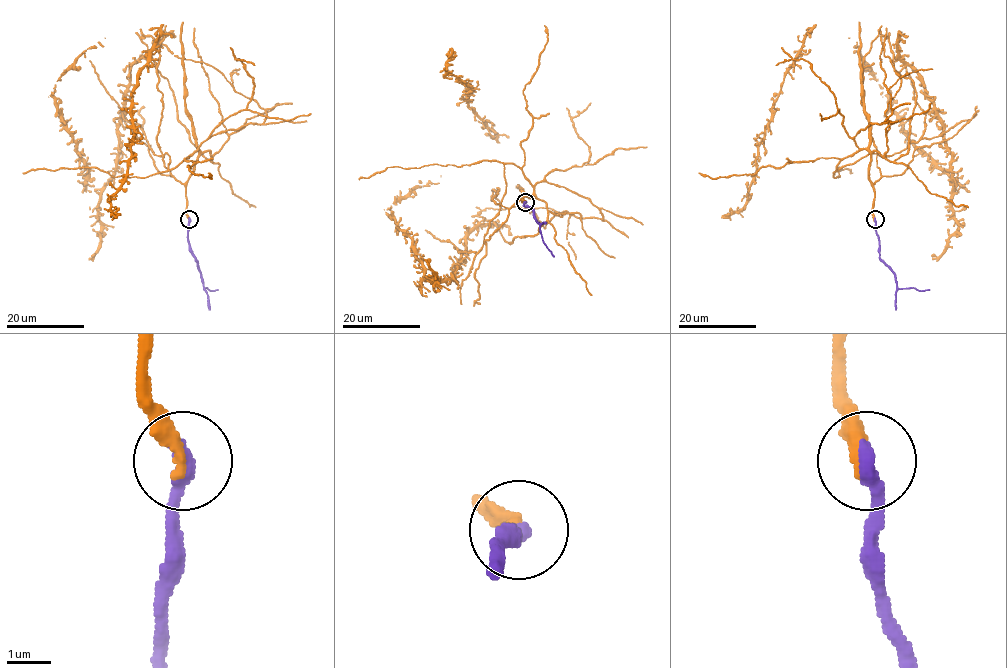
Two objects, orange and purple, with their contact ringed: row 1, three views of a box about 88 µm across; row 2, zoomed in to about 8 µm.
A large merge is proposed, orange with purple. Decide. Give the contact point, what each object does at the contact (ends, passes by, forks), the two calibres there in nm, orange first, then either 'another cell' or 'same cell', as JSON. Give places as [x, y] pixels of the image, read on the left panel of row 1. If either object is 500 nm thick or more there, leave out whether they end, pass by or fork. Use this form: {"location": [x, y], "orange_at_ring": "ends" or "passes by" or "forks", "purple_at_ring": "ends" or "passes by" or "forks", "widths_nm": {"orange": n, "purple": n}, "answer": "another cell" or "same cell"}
{"location": [189, 219], "orange_at_ring": "ends", "purple_at_ring": "ends", "widths_nm": {"orange": 320, "purple": 380}, "answer": "same cell"}

